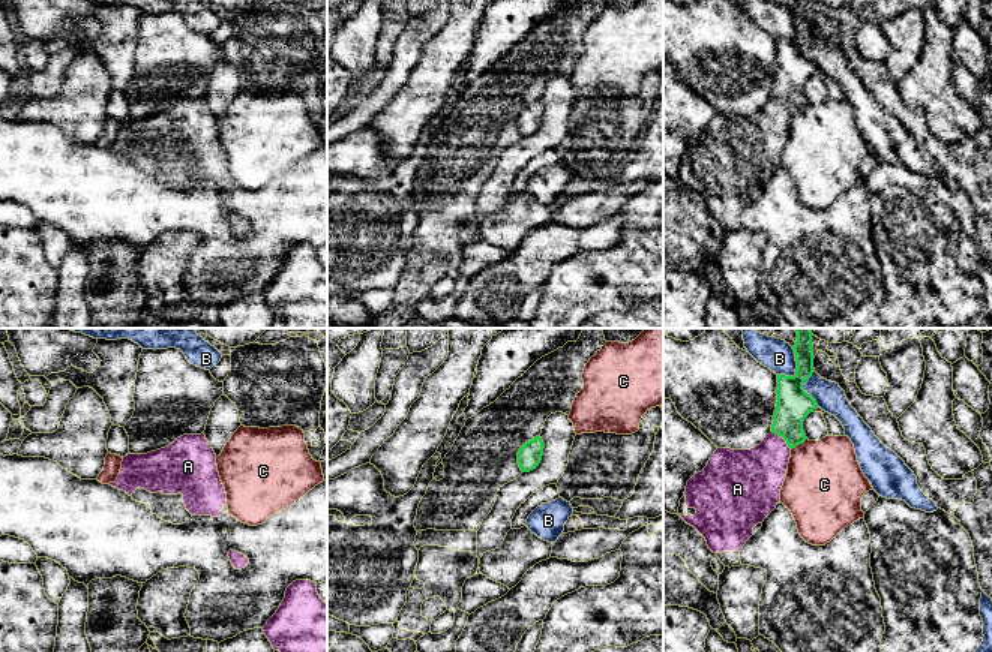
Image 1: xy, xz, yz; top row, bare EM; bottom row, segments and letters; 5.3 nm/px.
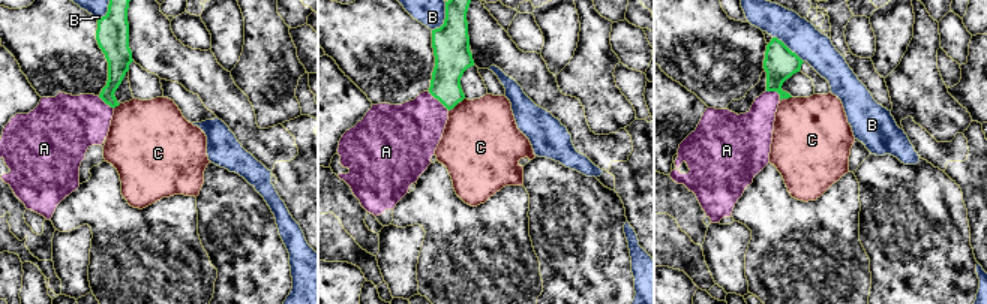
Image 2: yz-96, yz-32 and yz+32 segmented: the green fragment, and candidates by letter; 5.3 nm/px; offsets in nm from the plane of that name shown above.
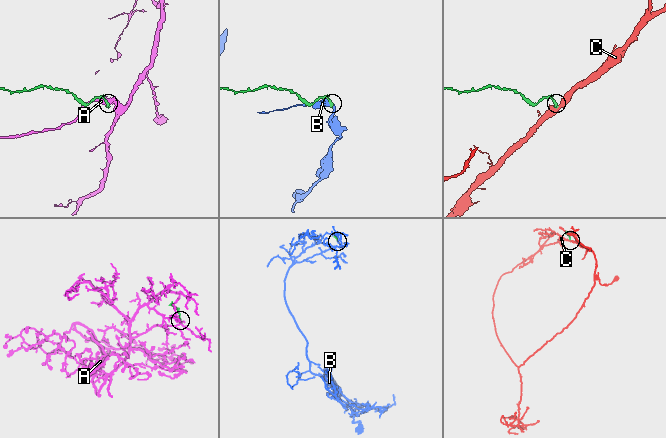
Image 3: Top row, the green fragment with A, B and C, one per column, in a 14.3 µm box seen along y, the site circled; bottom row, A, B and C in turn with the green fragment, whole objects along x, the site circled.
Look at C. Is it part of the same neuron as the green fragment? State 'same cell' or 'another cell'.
another cell

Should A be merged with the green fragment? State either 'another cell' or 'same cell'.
same cell

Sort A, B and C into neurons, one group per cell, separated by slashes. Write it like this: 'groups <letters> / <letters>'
groups A / B / C

